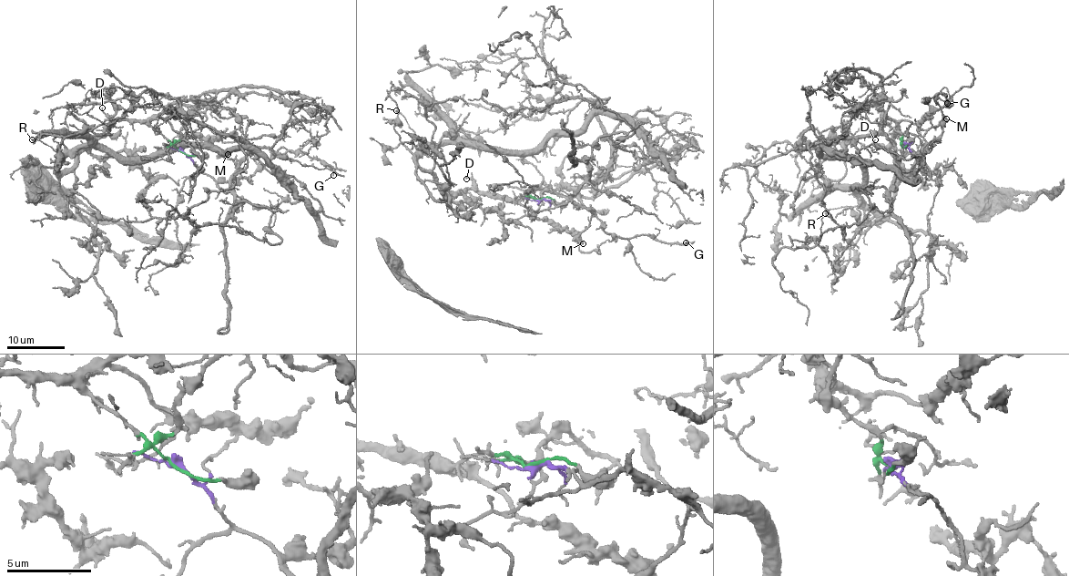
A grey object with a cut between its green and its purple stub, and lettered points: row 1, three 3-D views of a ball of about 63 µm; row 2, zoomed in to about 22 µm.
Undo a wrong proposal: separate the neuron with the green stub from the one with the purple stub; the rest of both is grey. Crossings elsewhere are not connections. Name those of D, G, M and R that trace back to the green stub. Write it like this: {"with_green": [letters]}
{"with_green": ["D", "R"]}

